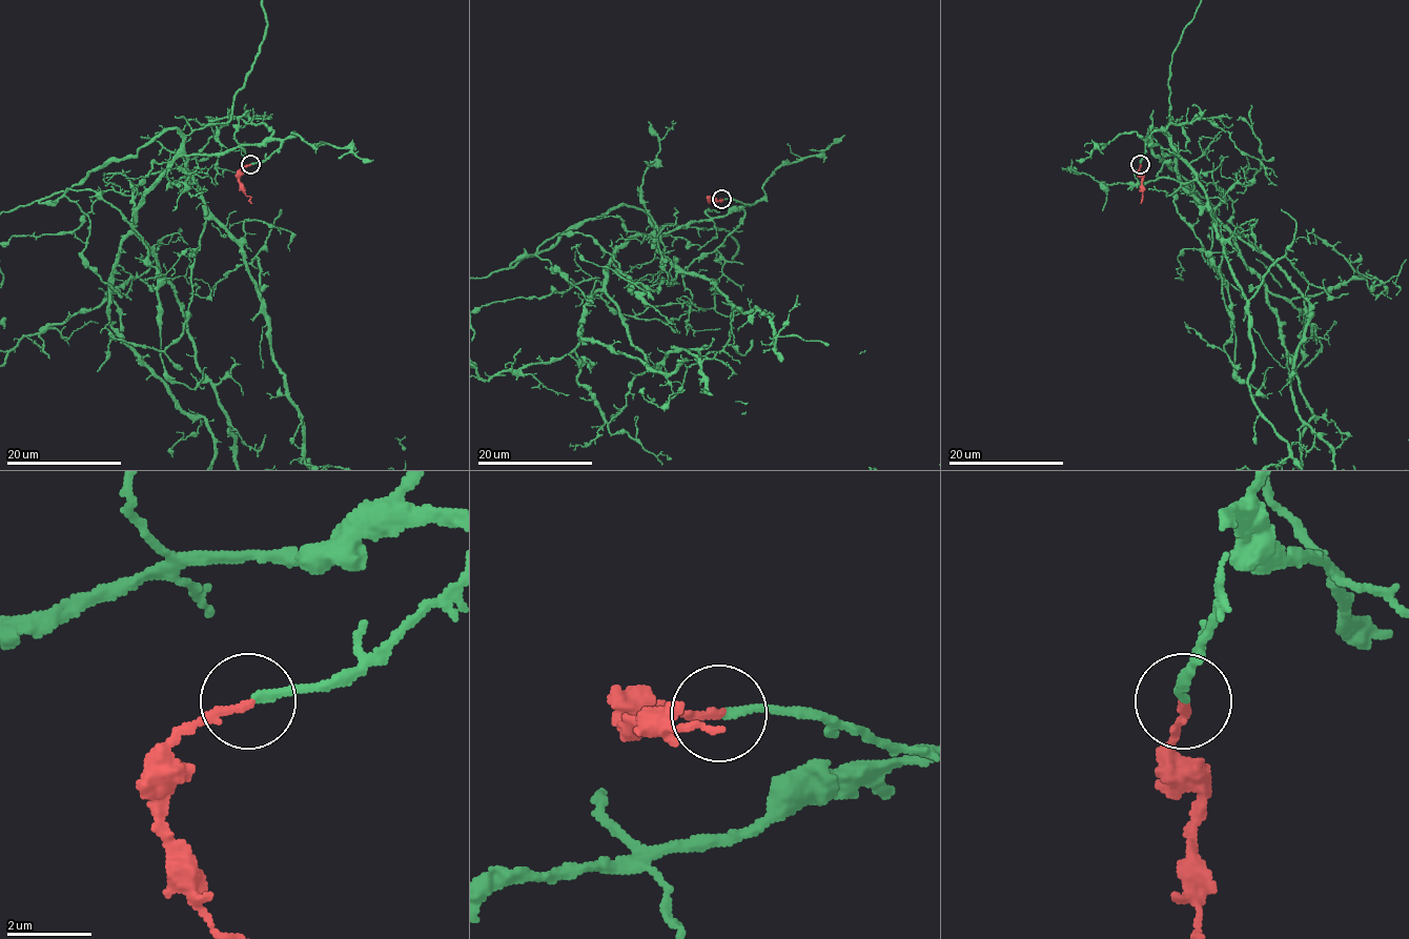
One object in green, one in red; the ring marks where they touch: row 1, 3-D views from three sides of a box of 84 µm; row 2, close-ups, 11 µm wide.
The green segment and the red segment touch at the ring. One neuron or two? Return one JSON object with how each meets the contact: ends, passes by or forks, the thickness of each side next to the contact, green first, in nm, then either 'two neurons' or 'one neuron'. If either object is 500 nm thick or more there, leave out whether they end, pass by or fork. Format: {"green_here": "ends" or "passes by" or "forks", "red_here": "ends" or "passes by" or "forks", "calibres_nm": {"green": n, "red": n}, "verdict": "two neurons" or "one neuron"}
{"green_here": "ends", "red_here": "ends", "calibres_nm": {"green": 180, "red": 200}, "verdict": "one neuron"}

